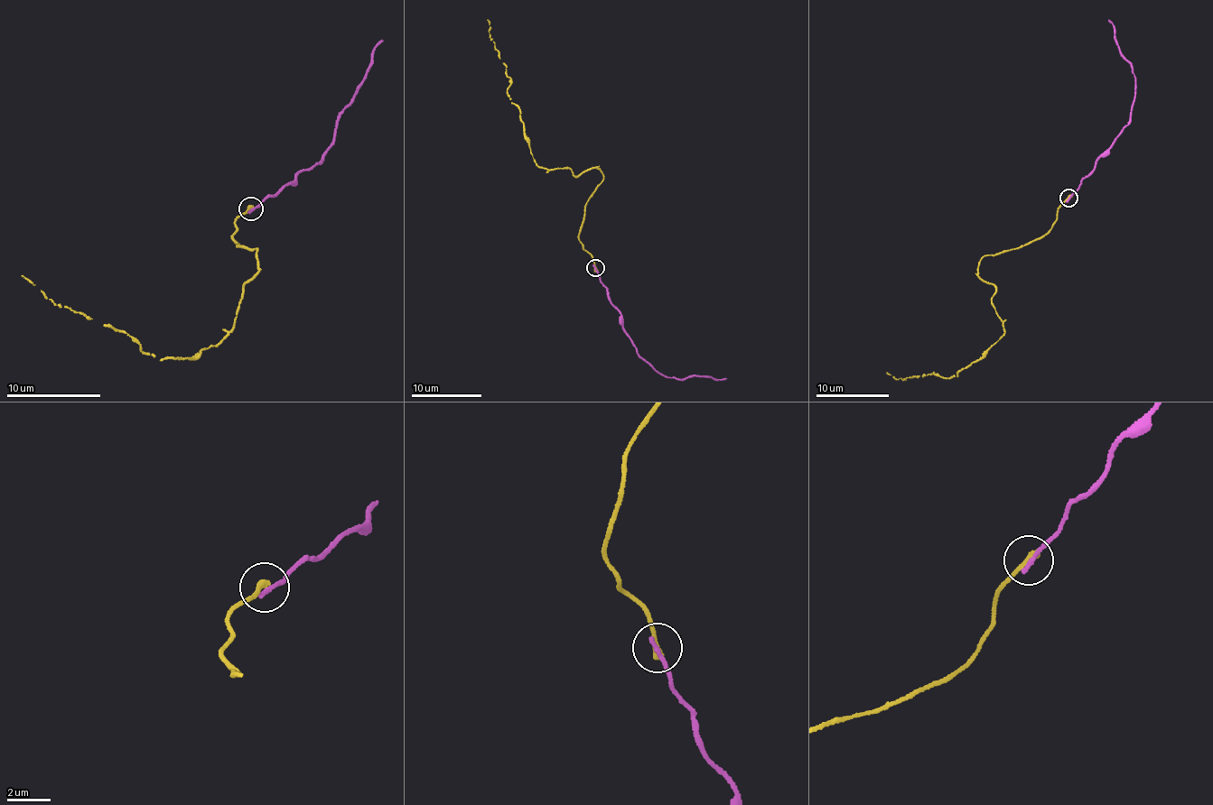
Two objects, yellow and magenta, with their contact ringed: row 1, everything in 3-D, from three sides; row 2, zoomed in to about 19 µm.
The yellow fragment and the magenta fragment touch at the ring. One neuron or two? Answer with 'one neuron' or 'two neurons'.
two neurons

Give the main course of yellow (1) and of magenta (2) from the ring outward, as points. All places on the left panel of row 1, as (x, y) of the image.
1: (251, 208), (232, 236), (256, 248), (257, 271), (223, 340), (190, 358), (141, 351), (22, 274)
2: (251, 208), (293, 183), (298, 173), (312, 170), (332, 140), (340, 114), (357, 94), (381, 40)

